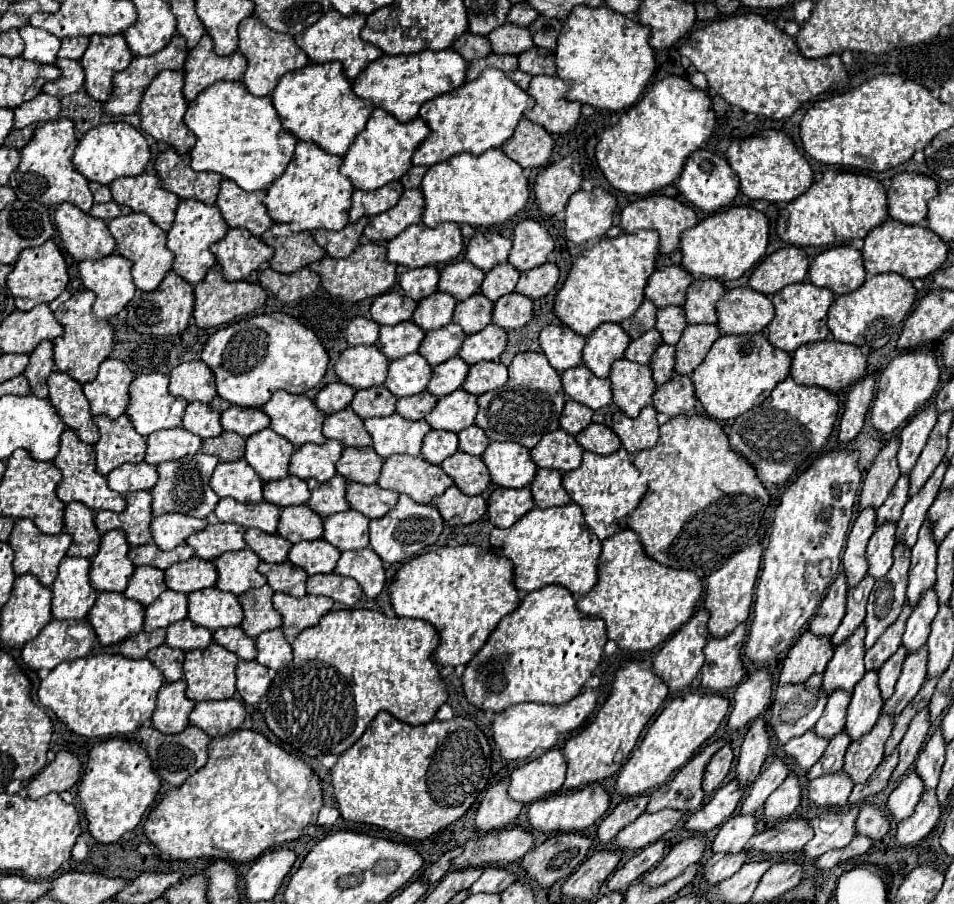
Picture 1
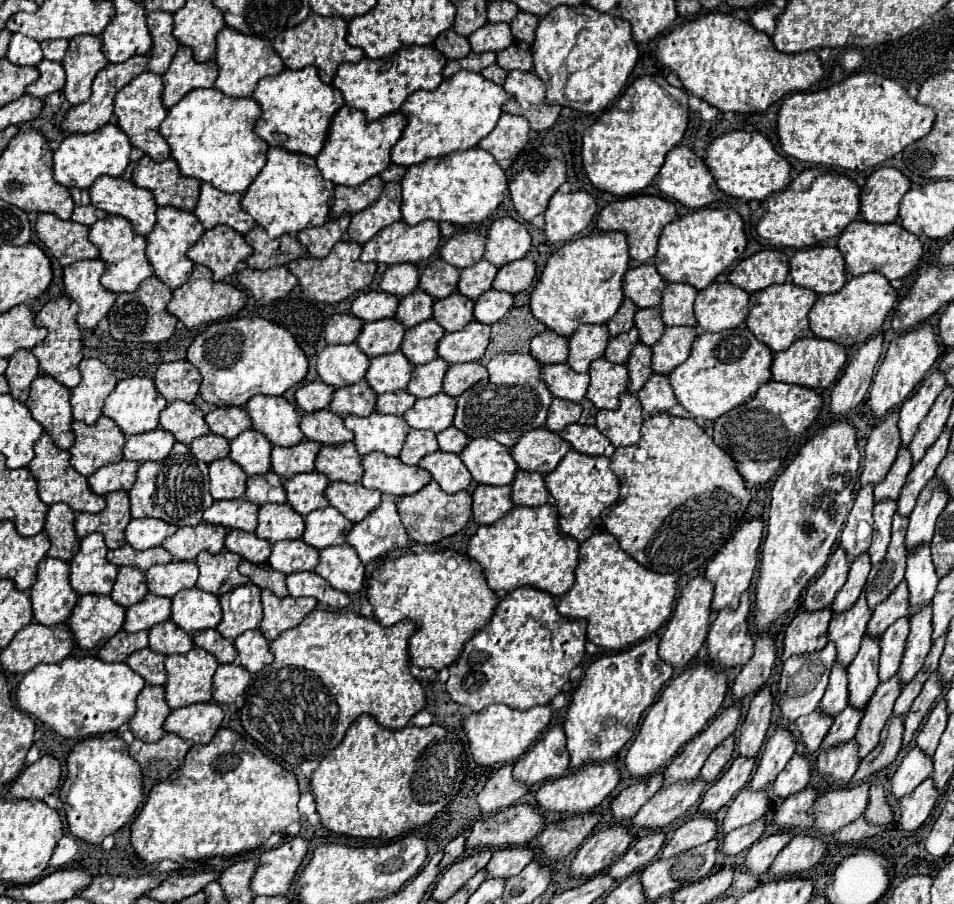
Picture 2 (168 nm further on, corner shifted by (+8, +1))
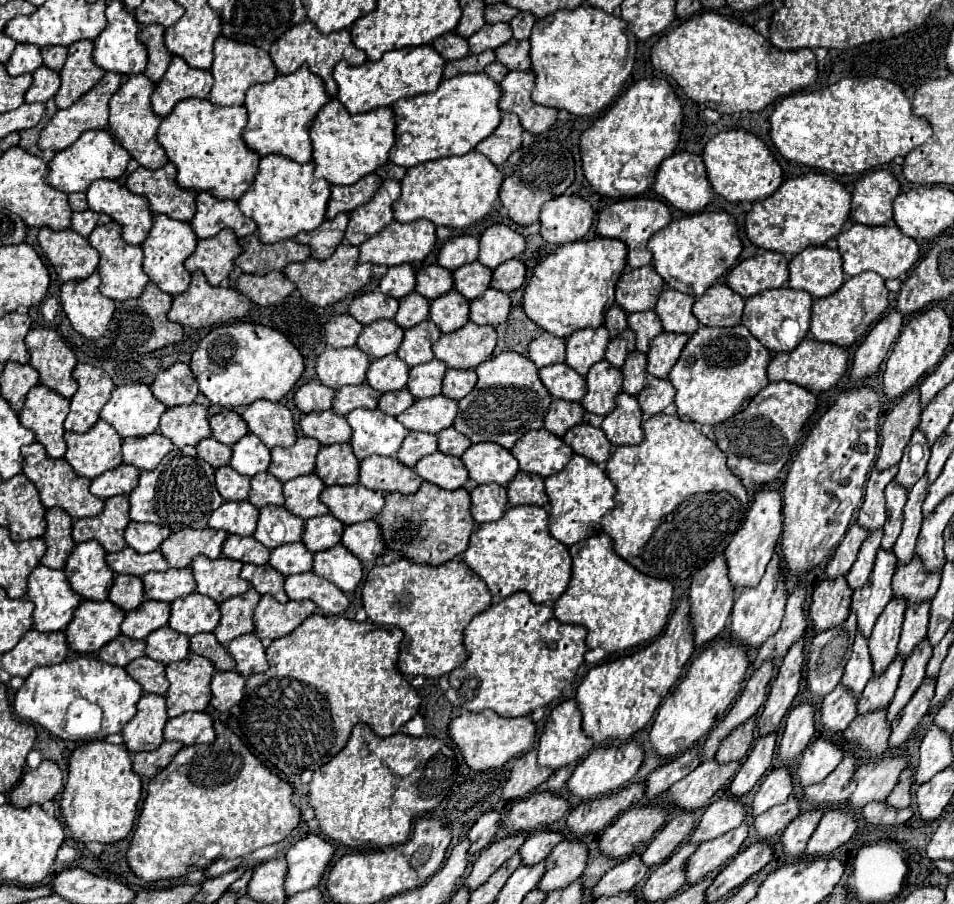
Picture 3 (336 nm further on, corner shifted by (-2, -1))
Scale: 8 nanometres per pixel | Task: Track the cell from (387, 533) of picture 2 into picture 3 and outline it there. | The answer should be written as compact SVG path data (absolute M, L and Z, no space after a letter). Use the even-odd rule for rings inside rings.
M375 520L351 524L345 528L341 536L341 544L349 548L361 562L375 560L385 548L383 530L379 524L375 524Z

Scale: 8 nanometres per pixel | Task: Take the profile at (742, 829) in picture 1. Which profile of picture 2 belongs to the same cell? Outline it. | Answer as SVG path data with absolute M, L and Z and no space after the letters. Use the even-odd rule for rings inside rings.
M745 786L729 804L729 810L723 820L723 832L729 834L739 826L751 824L763 814L767 814L767 810L769 810L769 794L765 790L755 792L755 790L749 790L749 786Z

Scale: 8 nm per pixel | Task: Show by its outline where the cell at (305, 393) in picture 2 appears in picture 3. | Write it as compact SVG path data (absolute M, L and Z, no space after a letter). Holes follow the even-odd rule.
M313 380L303 384L297 392L295 392L295 404L301 412L309 414L309 412L323 412L323 410L331 410L333 408L333 398L335 398L335 390L327 388L325 384Z

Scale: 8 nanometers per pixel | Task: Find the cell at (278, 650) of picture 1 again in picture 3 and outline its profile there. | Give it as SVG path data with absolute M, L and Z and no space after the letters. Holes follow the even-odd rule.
M243 634L229 644L229 652L235 658L235 670L241 676L251 676L257 672L267 672L267 654L257 634Z

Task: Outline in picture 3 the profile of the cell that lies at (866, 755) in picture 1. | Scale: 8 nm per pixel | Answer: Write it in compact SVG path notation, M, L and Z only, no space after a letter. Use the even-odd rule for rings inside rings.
M923 640L923 644L919 644L919 648L915 648L915 654L905 660L895 698L891 700L891 704L887 708L887 722L889 724L895 720L895 716L899 716L899 712L905 708L905 704L913 698L915 690L923 684L925 666L927 666L929 658L931 658L931 646L927 644L927 640Z

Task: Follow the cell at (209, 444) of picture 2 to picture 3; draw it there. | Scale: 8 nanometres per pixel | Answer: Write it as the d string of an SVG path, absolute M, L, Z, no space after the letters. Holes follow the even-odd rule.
M213 436L211 438L205 438L197 444L197 454L209 462L213 468L219 468L219 466L227 466L231 456L233 456L233 450L231 446L225 446L221 442L217 442Z

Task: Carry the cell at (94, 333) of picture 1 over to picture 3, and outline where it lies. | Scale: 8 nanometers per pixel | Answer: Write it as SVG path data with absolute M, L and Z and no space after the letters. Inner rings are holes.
M35 328L27 334L25 344L31 354L29 364L39 370L41 382L61 396L71 398L79 388L77 380L71 380L77 358L63 336L57 330Z

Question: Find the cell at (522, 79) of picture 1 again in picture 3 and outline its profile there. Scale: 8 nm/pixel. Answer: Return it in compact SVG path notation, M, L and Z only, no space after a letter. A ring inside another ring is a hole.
M493 62L493 64L489 64L487 68L485 68L485 74L491 78L491 80L495 80L495 82L501 82L505 76L507 76L507 68L503 66L503 64L499 64L499 62Z

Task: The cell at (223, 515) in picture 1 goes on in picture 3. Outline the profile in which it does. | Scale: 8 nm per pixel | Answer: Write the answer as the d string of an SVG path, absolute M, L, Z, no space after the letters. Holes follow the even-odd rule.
M223 502L209 518L209 528L229 534L251 536L257 528L259 510L251 502Z

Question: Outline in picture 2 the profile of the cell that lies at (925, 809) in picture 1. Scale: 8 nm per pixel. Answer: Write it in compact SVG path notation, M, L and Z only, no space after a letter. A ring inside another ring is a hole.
M927 778L925 782L921 782L917 786L917 790L913 790L913 794L907 794L901 800L901 826L905 832L913 832L917 830L927 816L931 814L935 802L937 802L937 788L933 786L933 780Z

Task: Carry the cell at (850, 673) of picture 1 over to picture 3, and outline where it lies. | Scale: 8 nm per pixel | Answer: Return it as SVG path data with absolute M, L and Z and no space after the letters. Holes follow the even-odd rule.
M879 550L871 580L863 588L859 588L859 592L853 592L851 610L857 614L857 630L865 638L871 636L875 620L891 600L893 572L895 572L895 554Z

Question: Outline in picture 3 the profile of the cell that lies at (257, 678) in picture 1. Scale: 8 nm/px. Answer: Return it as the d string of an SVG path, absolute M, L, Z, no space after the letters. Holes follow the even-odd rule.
M215 672L211 680L211 706L217 710L231 710L235 704L241 702L245 694L245 678L239 672Z

